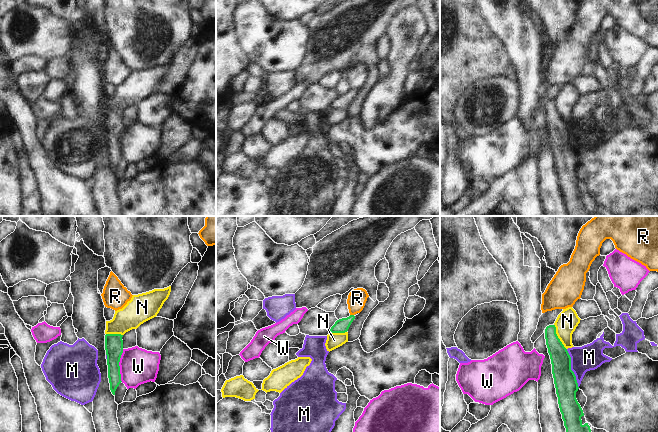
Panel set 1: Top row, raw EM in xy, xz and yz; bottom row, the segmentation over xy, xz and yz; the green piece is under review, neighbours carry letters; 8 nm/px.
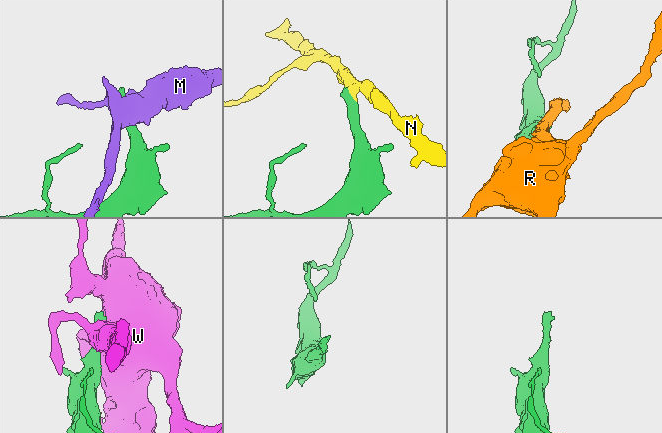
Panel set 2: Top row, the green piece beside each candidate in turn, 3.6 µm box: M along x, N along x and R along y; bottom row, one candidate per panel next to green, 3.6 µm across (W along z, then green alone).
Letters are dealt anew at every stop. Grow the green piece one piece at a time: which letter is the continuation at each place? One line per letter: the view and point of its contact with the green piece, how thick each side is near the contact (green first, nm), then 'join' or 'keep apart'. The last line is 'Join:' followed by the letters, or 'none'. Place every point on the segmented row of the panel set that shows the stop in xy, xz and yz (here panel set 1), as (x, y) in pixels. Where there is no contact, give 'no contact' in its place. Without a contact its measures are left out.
M: yz (570, 368) | 180/200 nm | keep apart
N: yz (557, 337) | 160/170 nm | keep apart
R: xz (352, 315) | 110/150 nm | keep apart
W: xy (118, 365) | 140/280 nm | keep apart
Join: none

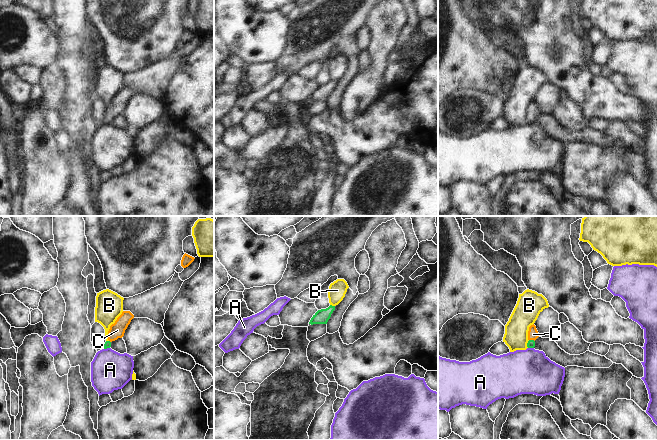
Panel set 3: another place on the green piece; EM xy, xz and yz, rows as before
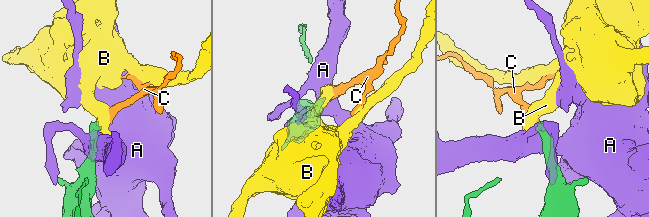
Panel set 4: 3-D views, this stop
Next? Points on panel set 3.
A: xy (106, 348) | 50/320 nm | keep apart
B: xz (331, 305) | 120/140 nm | keep apart
C: yz (532, 340) | 60/90 nm | join
Join: C

